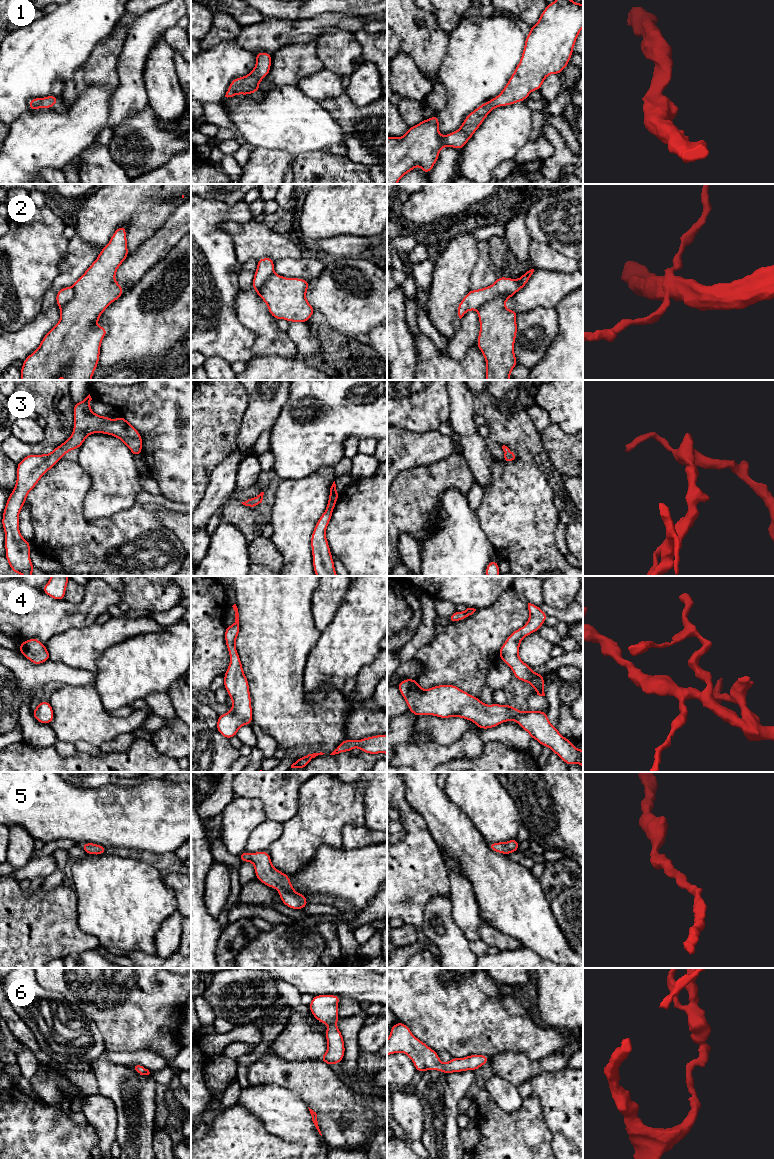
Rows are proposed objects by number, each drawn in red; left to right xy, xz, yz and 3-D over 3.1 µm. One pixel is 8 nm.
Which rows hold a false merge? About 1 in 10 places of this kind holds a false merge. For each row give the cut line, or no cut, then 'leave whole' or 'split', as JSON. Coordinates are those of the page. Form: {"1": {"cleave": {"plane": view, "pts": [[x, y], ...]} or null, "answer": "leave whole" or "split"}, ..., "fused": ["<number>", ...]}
{"1": {"cleave": null, "answer": "leave whole"}, "2": {"cleave": null, "answer": "leave whole"}, "3": {"cleave": null, "answer": "leave whole"}, "4": {"cleave": null, "answer": "leave whole"}, "5": {"cleave": null, "answer": "leave whole"}, "6": {"cleave": null, "answer": "leave whole"}, "fused": []}

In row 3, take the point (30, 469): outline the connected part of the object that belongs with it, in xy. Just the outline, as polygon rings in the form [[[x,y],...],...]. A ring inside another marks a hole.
[[[90,394],[73,406],[74,428],[71,436],[50,454],[30,454],[17,464],[17,479],[10,493],[2,517],[5,531],[5,557],[16,574],[32,576],[34,565],[26,541],[19,530],[19,514],[26,502],[28,493],[37,485],[41,477],[54,467],[61,457],[73,449],[79,449],[88,435],[103,433],[120,439],[134,456],[141,455],[142,437],[122,416],[109,419],[95,414],[90,408]]]

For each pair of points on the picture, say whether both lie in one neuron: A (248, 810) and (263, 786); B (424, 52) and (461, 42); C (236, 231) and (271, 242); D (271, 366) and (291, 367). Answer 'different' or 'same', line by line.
A: different
B: different
C: same
D: same

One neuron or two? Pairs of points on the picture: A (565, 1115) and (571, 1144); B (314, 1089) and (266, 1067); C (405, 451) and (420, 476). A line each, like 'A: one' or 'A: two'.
A: one
B: one
C: two

